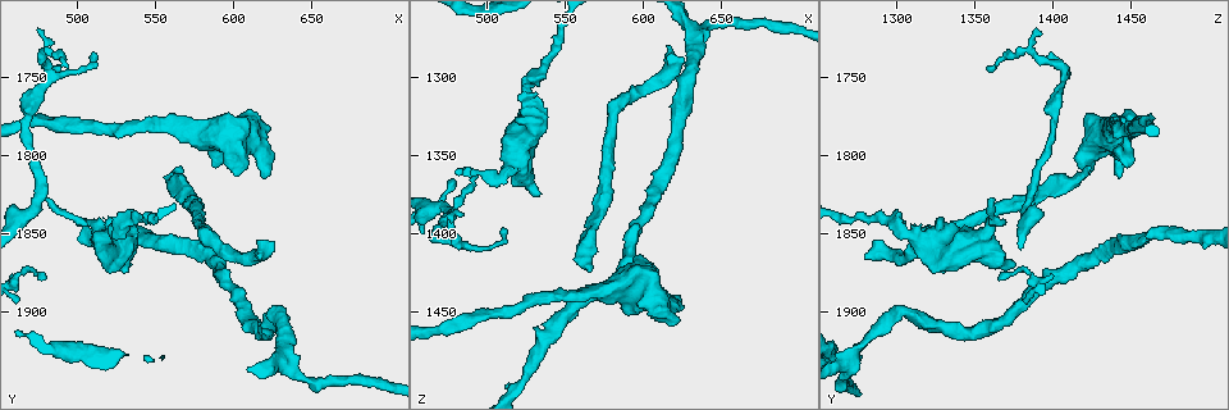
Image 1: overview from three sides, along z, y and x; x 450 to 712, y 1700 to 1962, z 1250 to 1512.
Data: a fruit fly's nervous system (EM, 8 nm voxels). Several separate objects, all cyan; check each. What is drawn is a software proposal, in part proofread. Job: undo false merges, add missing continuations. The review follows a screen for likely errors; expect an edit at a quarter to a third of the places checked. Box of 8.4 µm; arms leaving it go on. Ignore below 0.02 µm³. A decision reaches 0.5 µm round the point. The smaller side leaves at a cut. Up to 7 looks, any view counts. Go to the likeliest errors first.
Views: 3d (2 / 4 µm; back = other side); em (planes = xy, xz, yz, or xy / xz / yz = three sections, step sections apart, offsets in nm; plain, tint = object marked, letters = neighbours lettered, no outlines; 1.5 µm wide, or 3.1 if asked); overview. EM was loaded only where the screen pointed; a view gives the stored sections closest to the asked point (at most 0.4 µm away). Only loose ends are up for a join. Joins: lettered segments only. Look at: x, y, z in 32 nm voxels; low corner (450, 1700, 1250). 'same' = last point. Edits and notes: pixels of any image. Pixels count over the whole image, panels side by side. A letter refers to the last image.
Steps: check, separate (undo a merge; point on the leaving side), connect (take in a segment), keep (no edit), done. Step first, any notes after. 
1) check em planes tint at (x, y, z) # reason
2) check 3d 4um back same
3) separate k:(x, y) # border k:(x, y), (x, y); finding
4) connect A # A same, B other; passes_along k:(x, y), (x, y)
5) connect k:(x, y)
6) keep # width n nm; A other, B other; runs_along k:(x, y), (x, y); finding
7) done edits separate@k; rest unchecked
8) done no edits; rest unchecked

check em planes tint at (604, 1814, 1420) # branch stops here

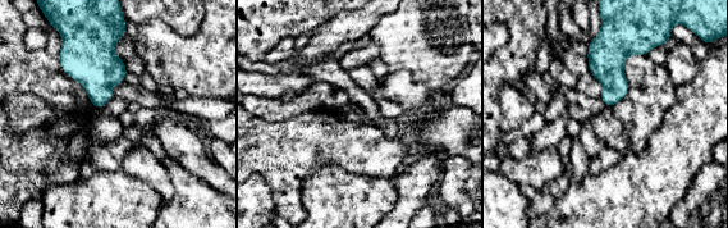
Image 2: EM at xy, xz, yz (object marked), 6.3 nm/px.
check em planes letters same

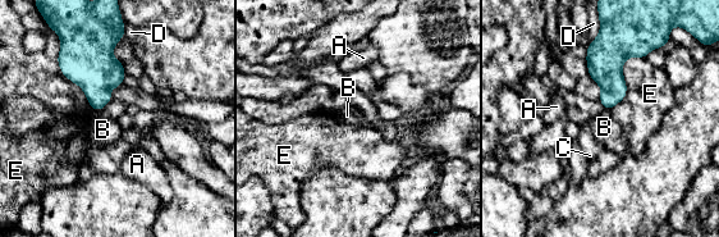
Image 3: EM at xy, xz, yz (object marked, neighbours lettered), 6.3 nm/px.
keep # width 130 nm; longest_contact E 400 nm; A other, B other, C other, D other, E other; no lettered segment goes on from it

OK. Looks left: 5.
check 3d 2um at (510, 1846, 1360) # calibre changes

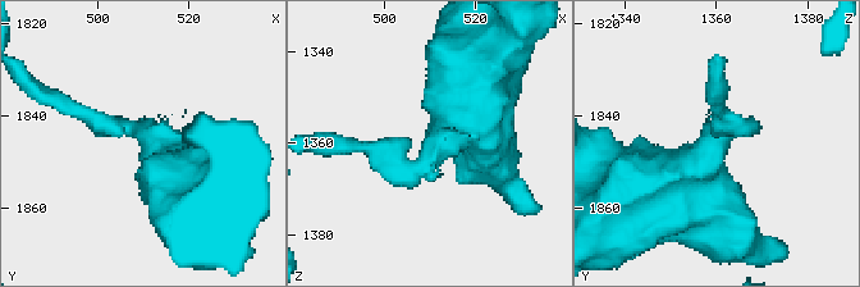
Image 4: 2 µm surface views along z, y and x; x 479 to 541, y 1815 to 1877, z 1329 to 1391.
check em planes plain at (511, 1844, 1360)

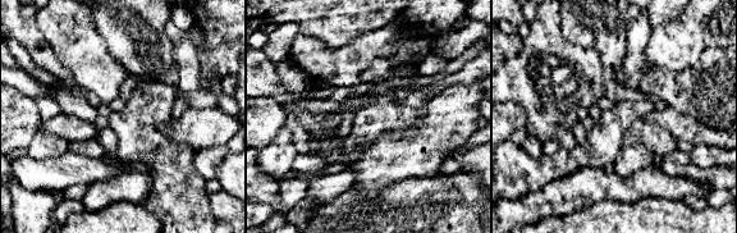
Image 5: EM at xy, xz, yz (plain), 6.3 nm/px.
check em planes letters same # what lies round it

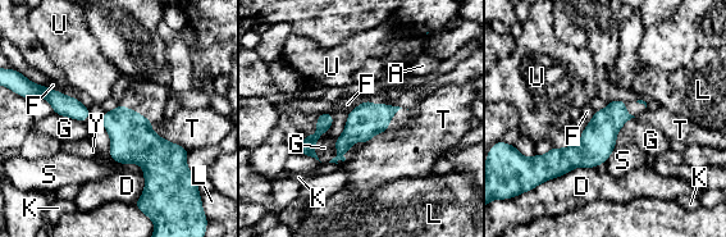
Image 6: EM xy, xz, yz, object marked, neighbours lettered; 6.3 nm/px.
keep # width 220 nm; A other, D other, F other, G other, K other, L other, S other, T other, U other, Y other; border 6:(48, 86), (76, 99); all the same neuron

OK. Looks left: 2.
check em planes letters at (480, 1752, 1404) # sharp bend

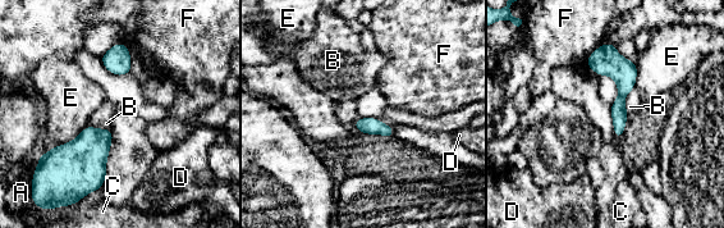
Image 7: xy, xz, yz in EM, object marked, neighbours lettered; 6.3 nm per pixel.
keep # longest_contact E 280 nm; A other, B other, C other, D other, E other, F other; runs_along 7:(606, 46), (622, 72), (619, 133); one neuron here

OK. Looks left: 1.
done no edits; rest unchecked

